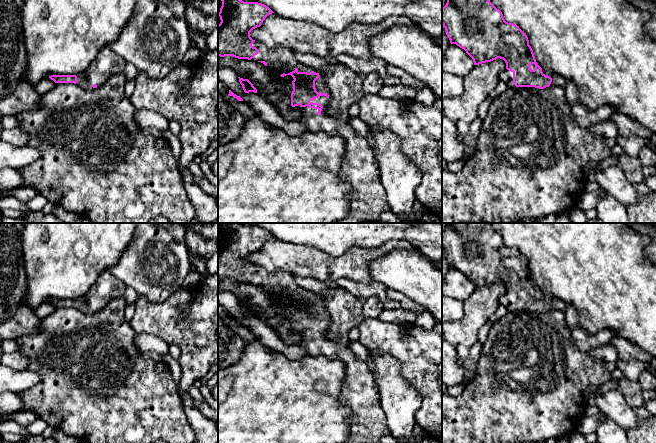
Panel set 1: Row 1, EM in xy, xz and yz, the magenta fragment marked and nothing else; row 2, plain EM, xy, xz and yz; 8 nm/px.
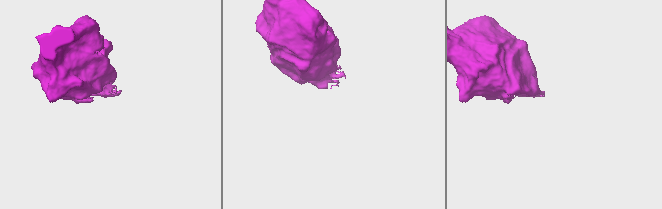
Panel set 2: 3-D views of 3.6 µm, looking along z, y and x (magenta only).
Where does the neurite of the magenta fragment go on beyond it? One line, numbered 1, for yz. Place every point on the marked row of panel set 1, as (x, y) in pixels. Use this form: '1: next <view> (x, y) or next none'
1: next yz (557, 80)

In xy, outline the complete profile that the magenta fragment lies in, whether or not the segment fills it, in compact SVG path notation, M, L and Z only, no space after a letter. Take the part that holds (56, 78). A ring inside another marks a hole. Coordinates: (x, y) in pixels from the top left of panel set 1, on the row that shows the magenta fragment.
M104 47L84 72L77 75L51 75L49 78L55 83L74 83L81 88L93 90L103 86L116 74L124 72L125 66L126 61L121 56Z

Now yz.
M447 0L442 7L442 25L450 43L464 49L474 65L503 59L506 69L499 78L507 87L544 89L549 86L565 87L568 83L564 77L546 72L537 64L527 35L516 24L506 22L502 12L490 0Z

